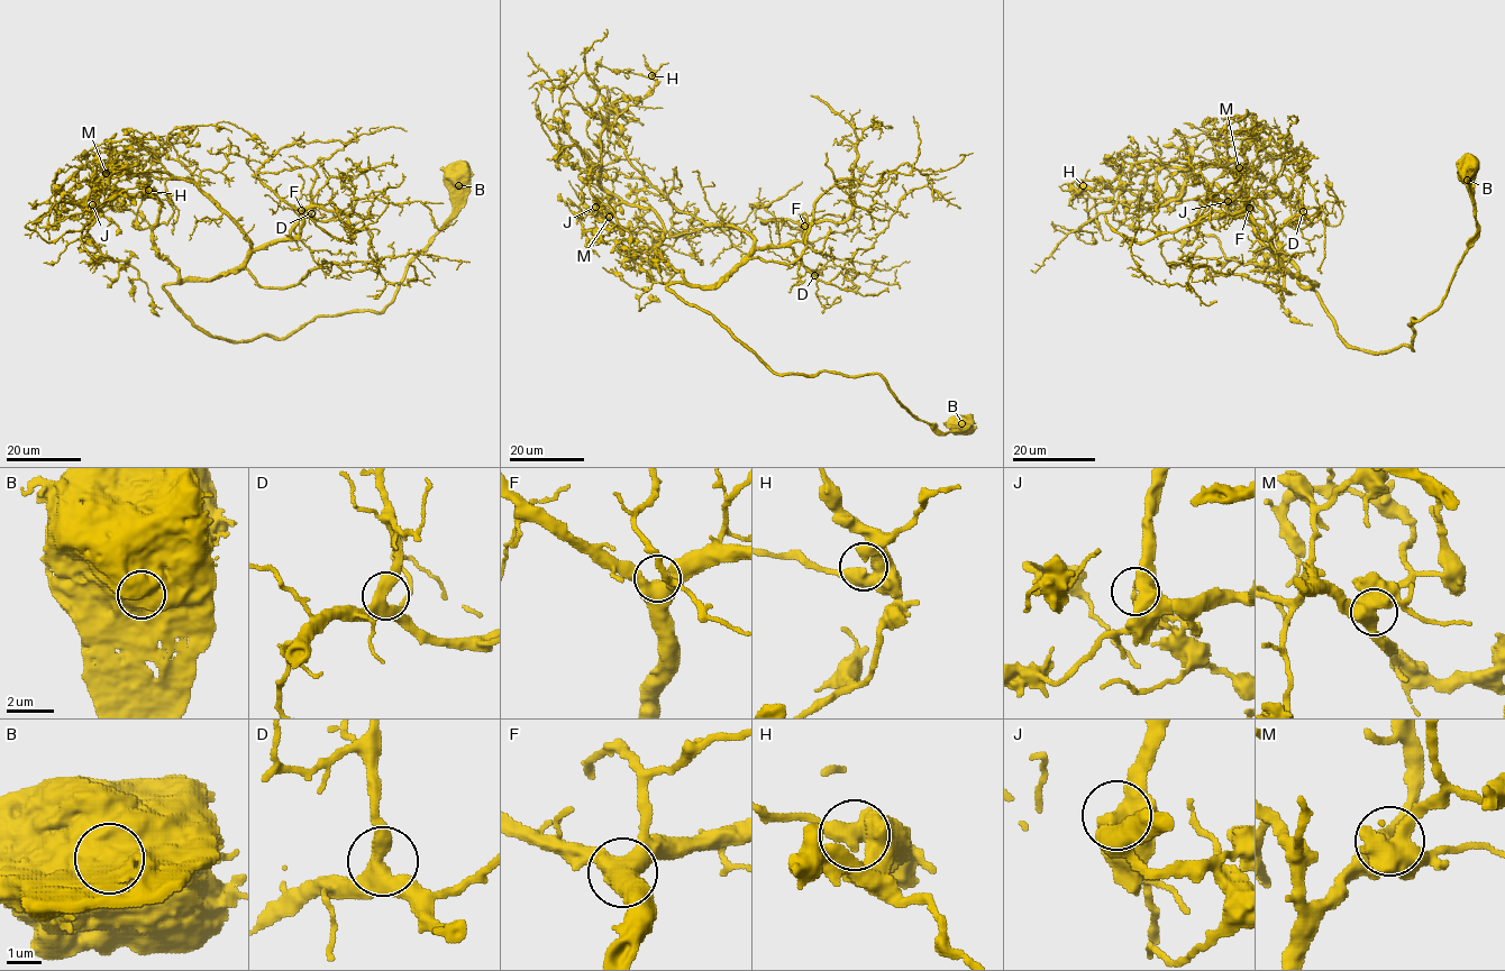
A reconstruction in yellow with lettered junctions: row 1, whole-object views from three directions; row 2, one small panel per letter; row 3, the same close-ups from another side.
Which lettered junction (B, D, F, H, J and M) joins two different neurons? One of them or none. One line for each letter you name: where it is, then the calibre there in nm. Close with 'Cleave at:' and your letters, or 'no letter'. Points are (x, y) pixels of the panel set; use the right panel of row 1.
Cleave at: no letter

